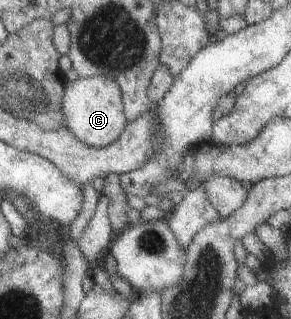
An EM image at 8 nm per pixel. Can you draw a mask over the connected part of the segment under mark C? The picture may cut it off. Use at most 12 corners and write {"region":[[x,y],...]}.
{"region":[[79,76],[63,94],[66,128],[108,146],[129,126],[121,86]]}

